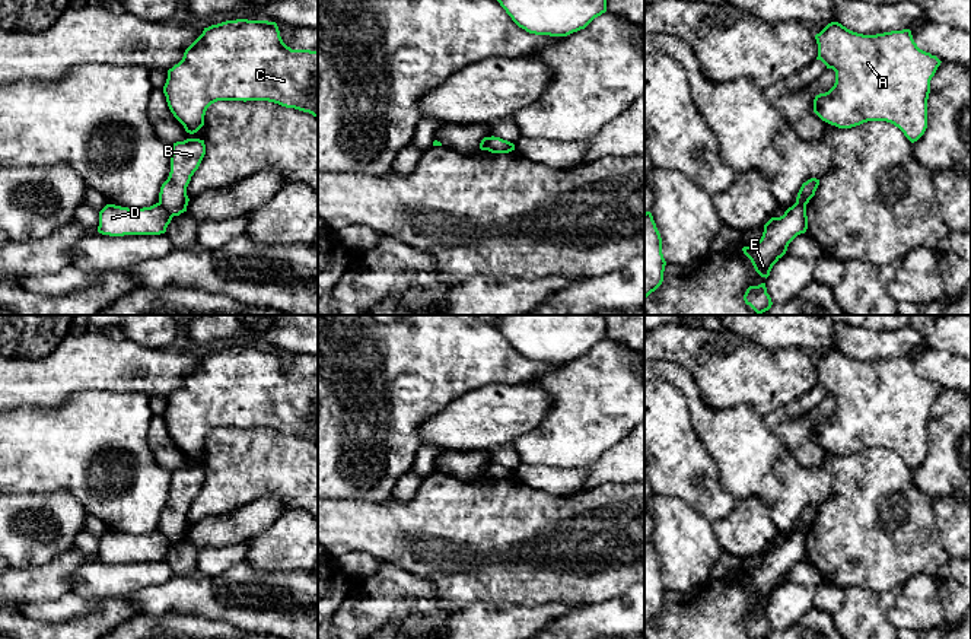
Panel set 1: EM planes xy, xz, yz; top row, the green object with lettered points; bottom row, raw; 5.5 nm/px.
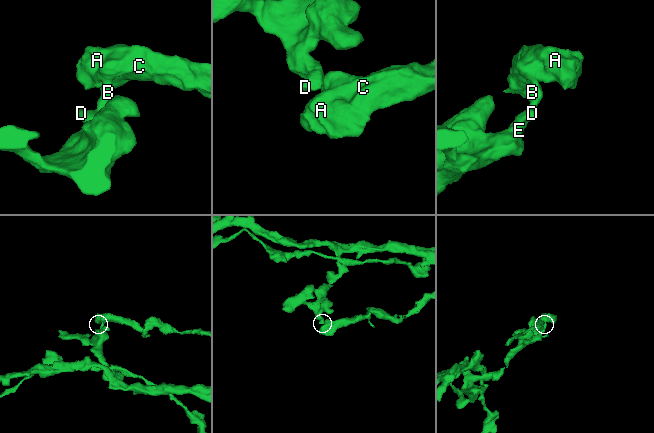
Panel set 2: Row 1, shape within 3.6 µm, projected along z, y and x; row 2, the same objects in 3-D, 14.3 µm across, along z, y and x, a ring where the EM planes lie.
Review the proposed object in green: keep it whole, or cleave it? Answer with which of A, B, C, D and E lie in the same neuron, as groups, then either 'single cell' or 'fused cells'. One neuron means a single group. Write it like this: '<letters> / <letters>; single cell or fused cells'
A B C / D E; fused cells

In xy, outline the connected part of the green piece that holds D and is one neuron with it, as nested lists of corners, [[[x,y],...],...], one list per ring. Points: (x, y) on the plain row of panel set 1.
[[[159,530],[143,535],[106,531],[99,538],[98,559],[109,563],[160,562],[171,547],[172,543]]]

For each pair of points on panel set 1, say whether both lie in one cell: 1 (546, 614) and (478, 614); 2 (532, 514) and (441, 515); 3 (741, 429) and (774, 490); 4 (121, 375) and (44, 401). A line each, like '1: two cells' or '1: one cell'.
1: one cell
2: one cell
3: one cell
4: one cell

